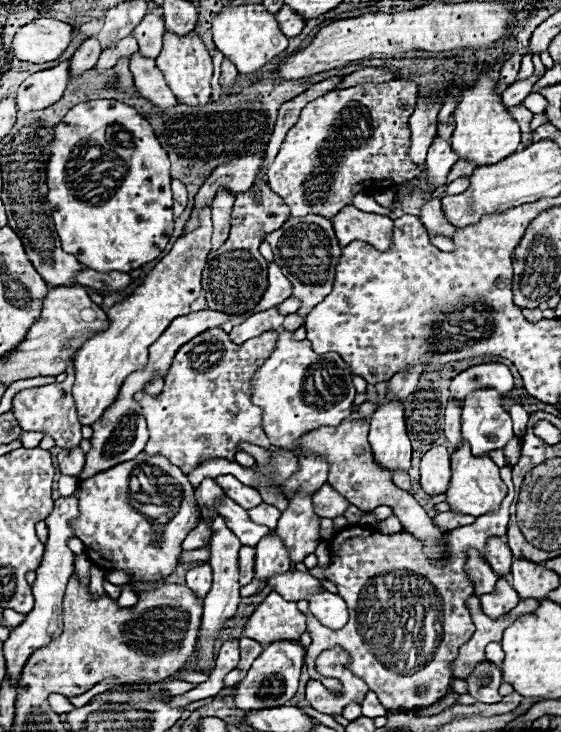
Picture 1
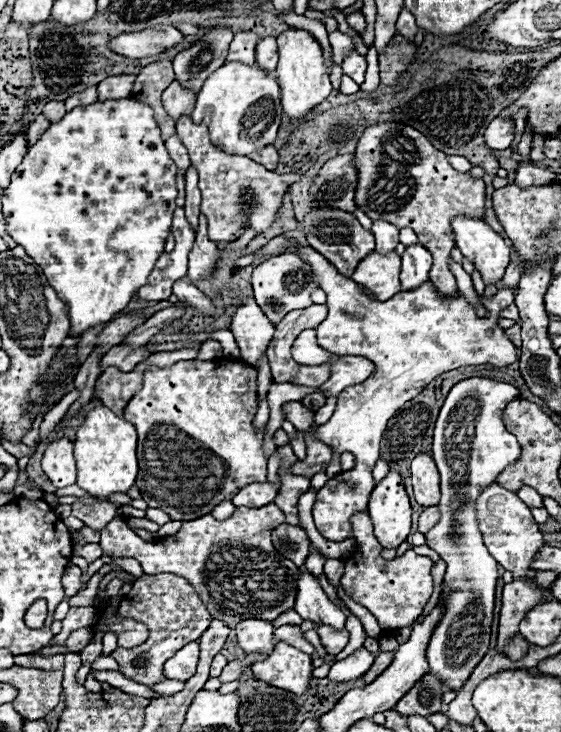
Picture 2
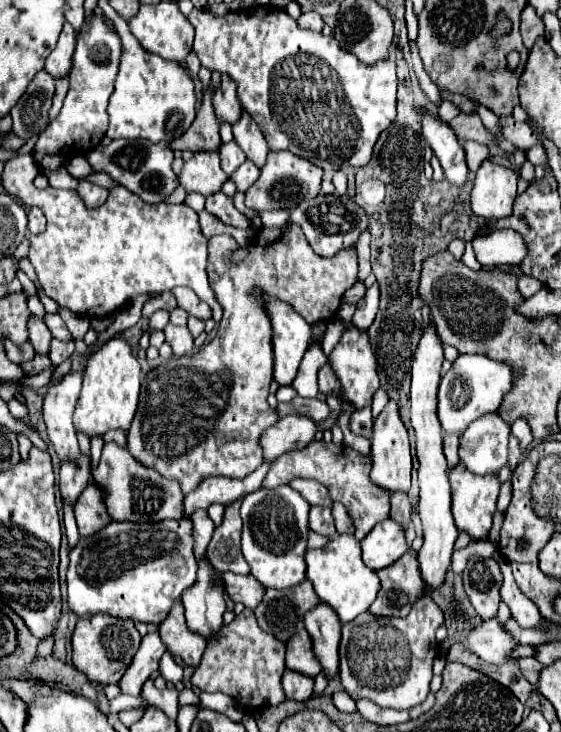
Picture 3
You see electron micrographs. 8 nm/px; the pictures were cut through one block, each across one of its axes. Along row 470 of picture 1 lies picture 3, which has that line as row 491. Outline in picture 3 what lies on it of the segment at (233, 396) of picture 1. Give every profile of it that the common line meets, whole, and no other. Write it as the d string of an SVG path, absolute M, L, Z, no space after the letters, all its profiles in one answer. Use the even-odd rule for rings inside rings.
M284 224L280 228L262 228L248 246L248 254L242 262L232 262L232 254L240 246L232 236L212 236L208 240L208 278L216 292L216 298L224 310L218 324L218 332L212 342L200 348L194 356L170 358L158 368L144 374L140 388L140 402L134 420L128 430L128 450L134 458L140 458L144 466L156 468L164 478L180 482L182 492L188 494L206 476L246 478L262 464L258 446L260 434L278 422L276 410L268 406L266 396L272 382L274 354L272 354L272 322L254 292L262 292L268 298L278 298L290 304L308 324L334 320L340 308L344 292L354 286L358 276L356 254L338 254L336 258L320 258L308 246L304 232L298 224Z

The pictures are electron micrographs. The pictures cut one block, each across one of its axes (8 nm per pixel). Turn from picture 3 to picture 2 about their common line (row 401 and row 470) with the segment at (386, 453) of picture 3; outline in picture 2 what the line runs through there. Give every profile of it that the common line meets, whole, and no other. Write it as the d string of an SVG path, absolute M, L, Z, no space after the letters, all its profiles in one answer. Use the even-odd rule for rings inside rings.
M390 470L370 494L368 514L384 548L398 548L410 534L410 500L398 472Z

